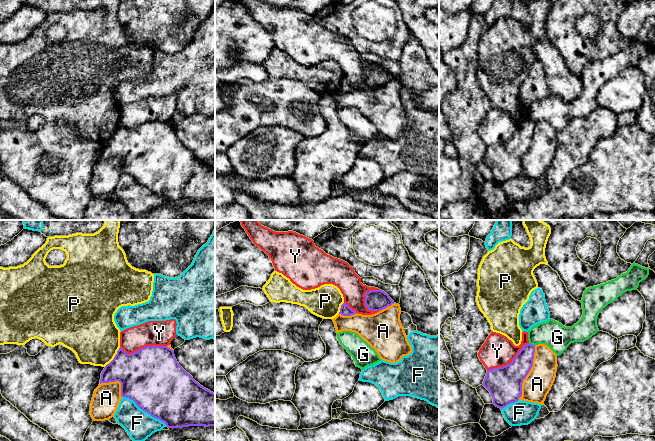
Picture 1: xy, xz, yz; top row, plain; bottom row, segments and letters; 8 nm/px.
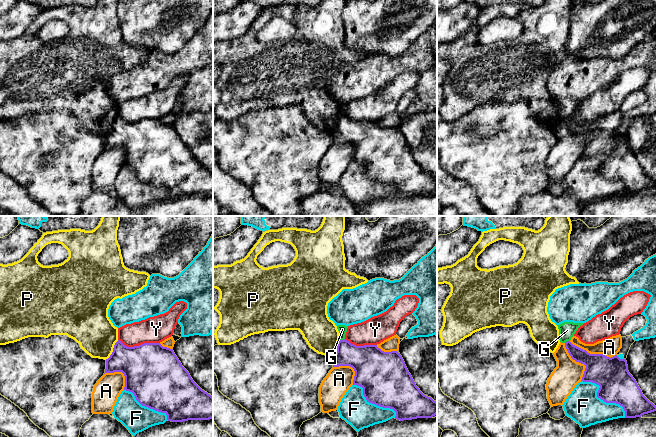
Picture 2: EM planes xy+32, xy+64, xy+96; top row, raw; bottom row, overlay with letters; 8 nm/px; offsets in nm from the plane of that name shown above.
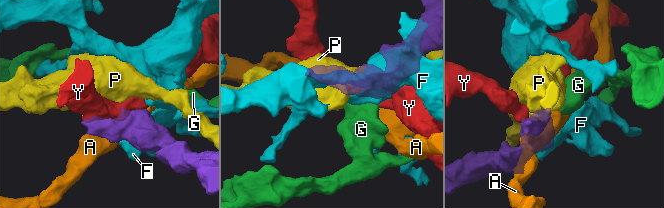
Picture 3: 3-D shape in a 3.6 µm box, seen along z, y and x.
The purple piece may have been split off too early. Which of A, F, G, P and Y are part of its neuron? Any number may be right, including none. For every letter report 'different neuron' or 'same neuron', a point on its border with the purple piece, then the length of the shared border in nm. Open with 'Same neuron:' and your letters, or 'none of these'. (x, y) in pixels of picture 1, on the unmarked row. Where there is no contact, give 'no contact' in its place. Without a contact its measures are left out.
Same neuron: none of these
A: different neuron; meets purple in yz at (528, 148); contact 460 nm long
F: different neuron; meets purple in xy at (144, 186); contact 420 nm long
G: different neuron; meets purple in yz at (531, 120); contact 60 nm long
P: different neuron; meets purple in xy at (114, 133); contact 200 nm long
Y: different neuron; meets purple in xy at (144, 123); contact 380 nm long

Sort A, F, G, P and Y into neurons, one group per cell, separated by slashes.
A / F / G / P / Y

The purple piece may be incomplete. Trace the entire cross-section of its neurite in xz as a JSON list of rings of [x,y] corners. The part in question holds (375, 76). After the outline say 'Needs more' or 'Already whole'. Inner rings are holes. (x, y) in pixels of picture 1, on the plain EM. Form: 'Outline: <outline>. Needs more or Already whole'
Outline: [[[371,66],[365,69],[365,81],[368,86],[380,87],[394,80],[394,77],[382,66]]]. Already whole

